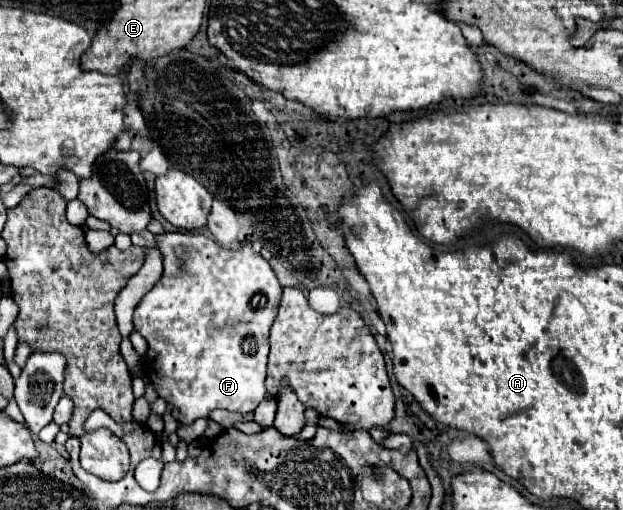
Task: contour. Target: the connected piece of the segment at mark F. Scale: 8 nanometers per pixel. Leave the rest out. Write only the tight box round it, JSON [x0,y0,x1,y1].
[134,232,282,424]

